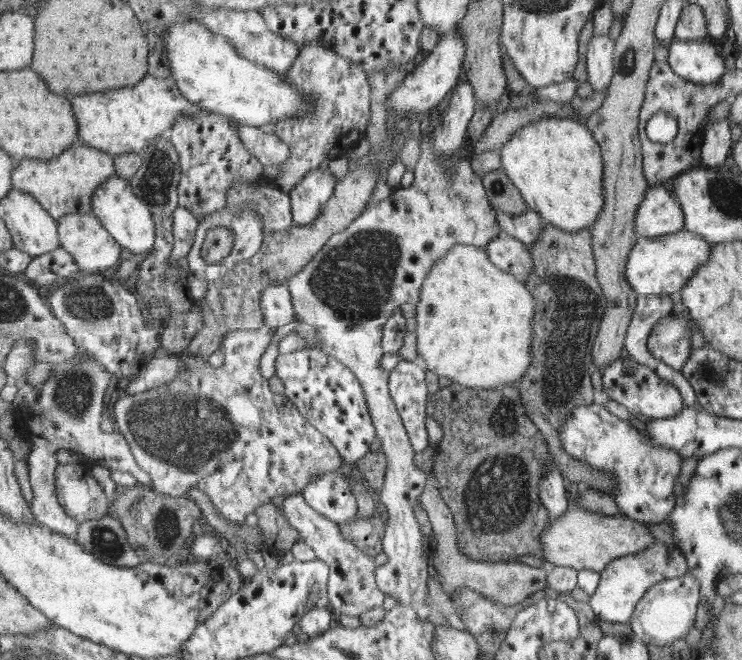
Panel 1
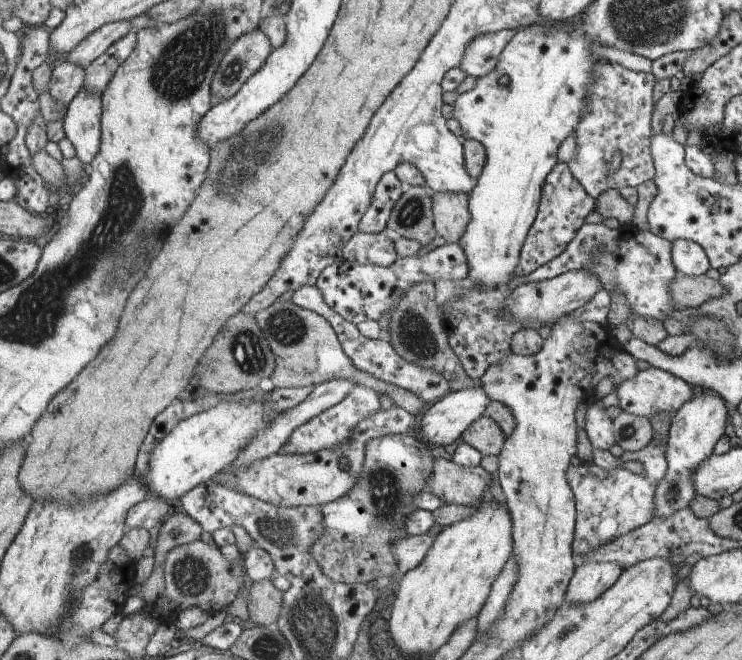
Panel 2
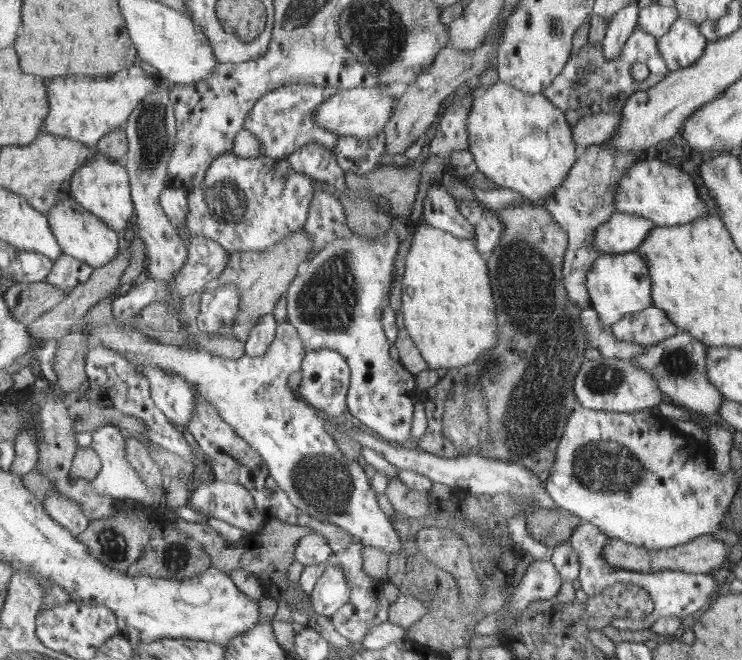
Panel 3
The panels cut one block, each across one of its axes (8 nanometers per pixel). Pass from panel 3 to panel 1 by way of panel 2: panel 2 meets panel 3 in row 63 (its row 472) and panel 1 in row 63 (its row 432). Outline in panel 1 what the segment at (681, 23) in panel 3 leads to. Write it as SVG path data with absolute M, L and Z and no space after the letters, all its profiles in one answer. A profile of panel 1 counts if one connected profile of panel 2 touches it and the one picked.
M673 38L664 59L677 76L698 85L713 84L725 72L723 60L717 56L715 48L703 39L681 42Z

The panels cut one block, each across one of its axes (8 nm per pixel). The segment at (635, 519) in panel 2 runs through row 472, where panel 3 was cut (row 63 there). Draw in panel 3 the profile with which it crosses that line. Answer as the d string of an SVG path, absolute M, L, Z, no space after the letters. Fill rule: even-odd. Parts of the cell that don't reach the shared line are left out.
M638 26L625 43L622 56L618 59L612 61L606 59L603 40L598 45L585 44L577 54L572 54L564 71L543 94L557 108L563 111L576 111L581 118L596 115L595 104L599 108L599 113L621 113L633 94L653 87L664 78L668 71L657 47L656 37ZM635 62L642 62L648 67L646 79L637 81L629 75L629 68L633 68Z

